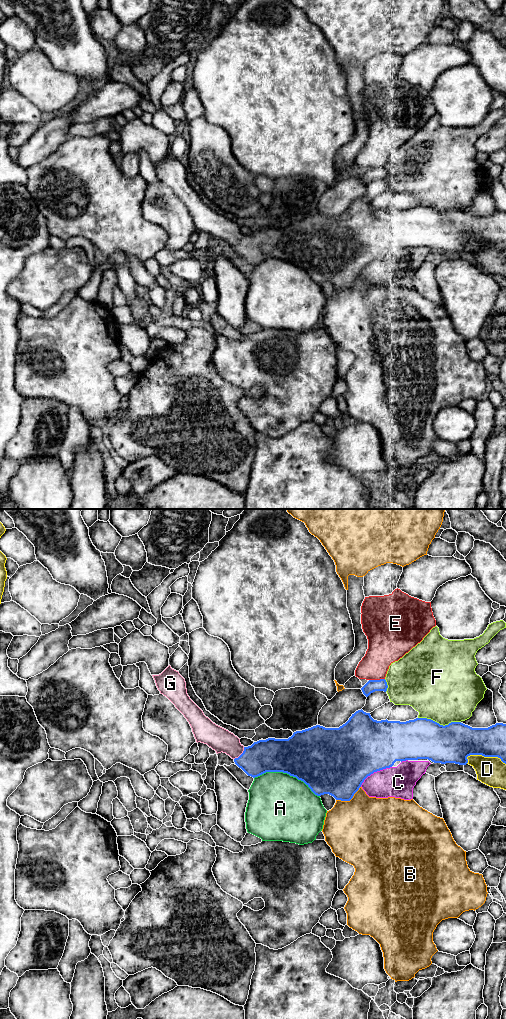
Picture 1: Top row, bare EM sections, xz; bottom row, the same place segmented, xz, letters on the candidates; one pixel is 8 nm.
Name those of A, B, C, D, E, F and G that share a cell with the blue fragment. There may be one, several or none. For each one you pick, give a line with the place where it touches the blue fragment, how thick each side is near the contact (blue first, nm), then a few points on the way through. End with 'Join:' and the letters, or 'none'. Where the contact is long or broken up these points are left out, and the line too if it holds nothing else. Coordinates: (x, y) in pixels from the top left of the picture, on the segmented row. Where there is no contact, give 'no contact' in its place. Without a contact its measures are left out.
G: xz (241, 754) | 280/190 nm | across xz (271, 755), (241, 754), (227, 742), (219, 739)
Join: G

